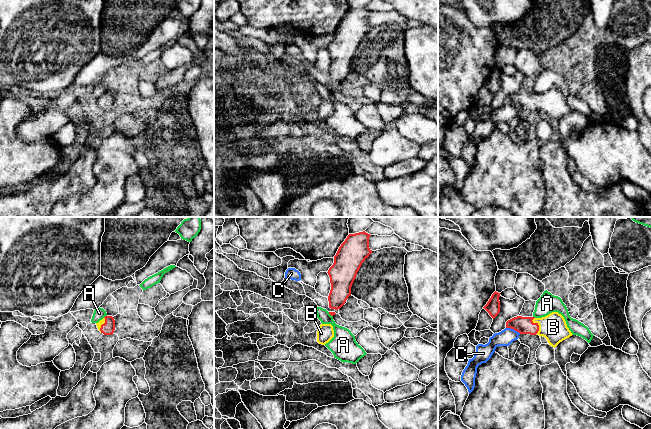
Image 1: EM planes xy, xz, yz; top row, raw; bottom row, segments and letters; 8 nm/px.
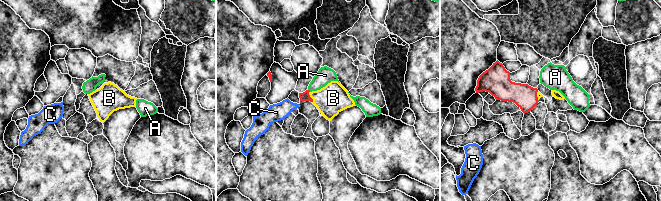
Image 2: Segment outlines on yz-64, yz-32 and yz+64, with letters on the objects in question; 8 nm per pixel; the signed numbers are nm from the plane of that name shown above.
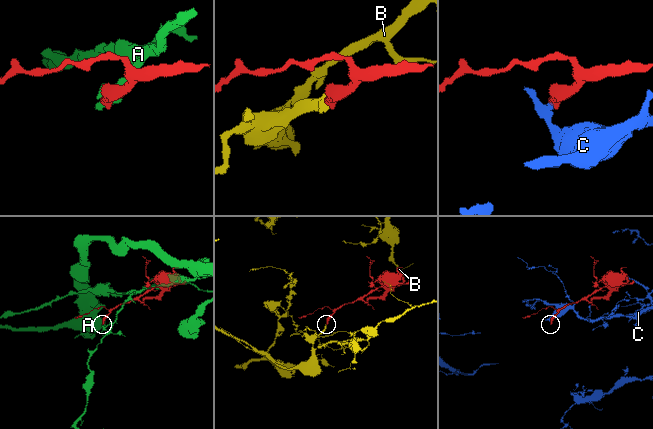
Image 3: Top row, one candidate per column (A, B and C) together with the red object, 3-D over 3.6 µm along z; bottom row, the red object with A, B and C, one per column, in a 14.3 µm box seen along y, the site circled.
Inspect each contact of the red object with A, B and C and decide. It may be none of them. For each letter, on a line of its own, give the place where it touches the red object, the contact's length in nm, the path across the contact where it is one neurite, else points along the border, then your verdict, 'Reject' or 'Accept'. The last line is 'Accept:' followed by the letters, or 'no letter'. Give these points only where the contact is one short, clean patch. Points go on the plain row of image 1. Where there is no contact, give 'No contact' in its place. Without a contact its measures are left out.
A: Touches red at xy (105, 92). Shared border 40 nm. Boundary: xy (106, 91), (103, 93). Reject
B: Touches red at yz (538, 101). Shared border 140 nm. Path across: yz (524, 101), (538, 101), (553, 103). Accept
C: Touches red at yz (513, 104). Shared border 130 nm. Boundary: yz (506, 103), (513, 104), (520, 109). Reject
Accept: B

